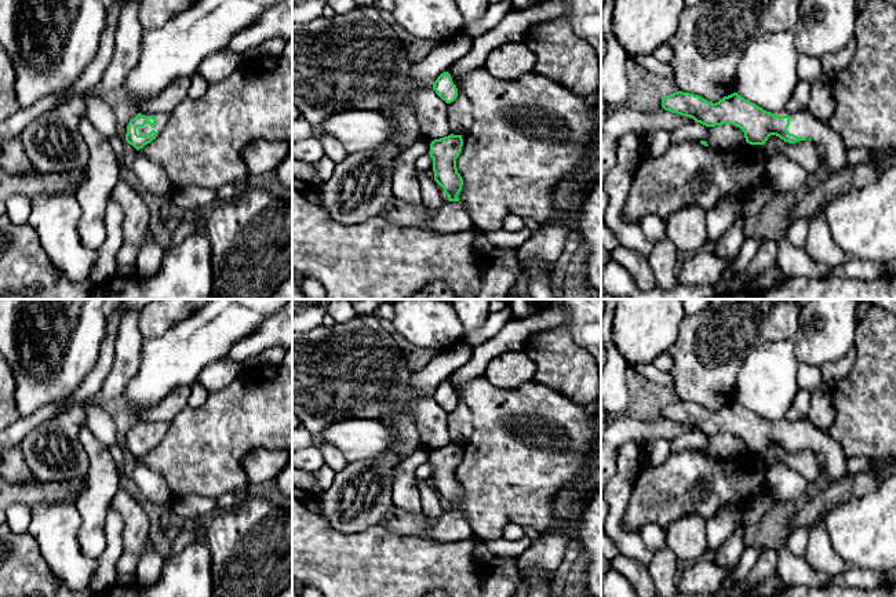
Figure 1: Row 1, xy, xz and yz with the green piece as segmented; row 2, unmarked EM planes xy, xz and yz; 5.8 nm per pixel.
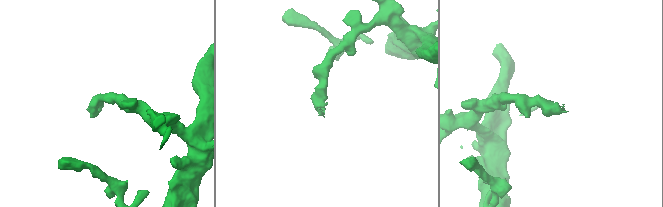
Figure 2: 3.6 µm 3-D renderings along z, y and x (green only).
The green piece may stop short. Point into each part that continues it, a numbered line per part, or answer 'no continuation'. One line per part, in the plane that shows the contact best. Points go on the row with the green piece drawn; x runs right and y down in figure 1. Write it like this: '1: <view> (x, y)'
1: xy (161, 119)

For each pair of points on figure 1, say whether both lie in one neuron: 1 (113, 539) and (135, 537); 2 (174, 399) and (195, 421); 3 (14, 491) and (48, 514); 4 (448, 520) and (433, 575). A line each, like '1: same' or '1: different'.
1: different
2: different
3: different
4: different

